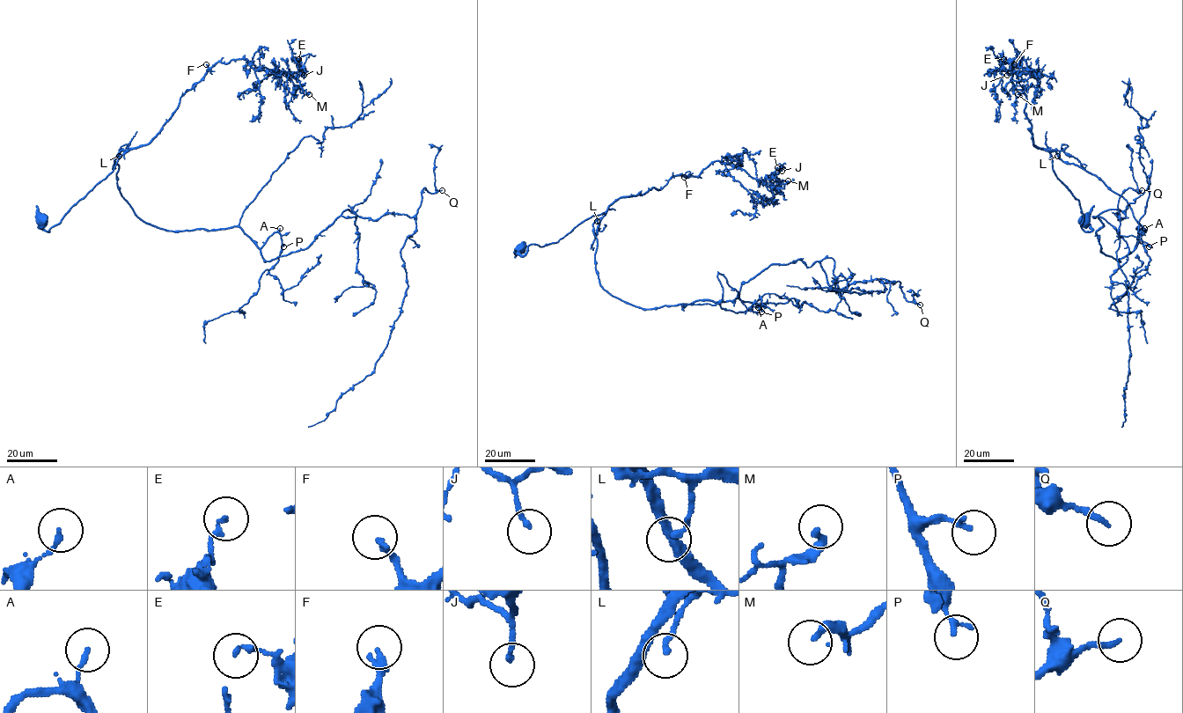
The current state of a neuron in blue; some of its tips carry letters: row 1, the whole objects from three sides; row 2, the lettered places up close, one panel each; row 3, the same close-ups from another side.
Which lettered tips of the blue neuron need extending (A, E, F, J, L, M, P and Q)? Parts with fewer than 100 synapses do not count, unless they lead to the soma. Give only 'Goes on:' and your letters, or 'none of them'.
Goes on: none of them

